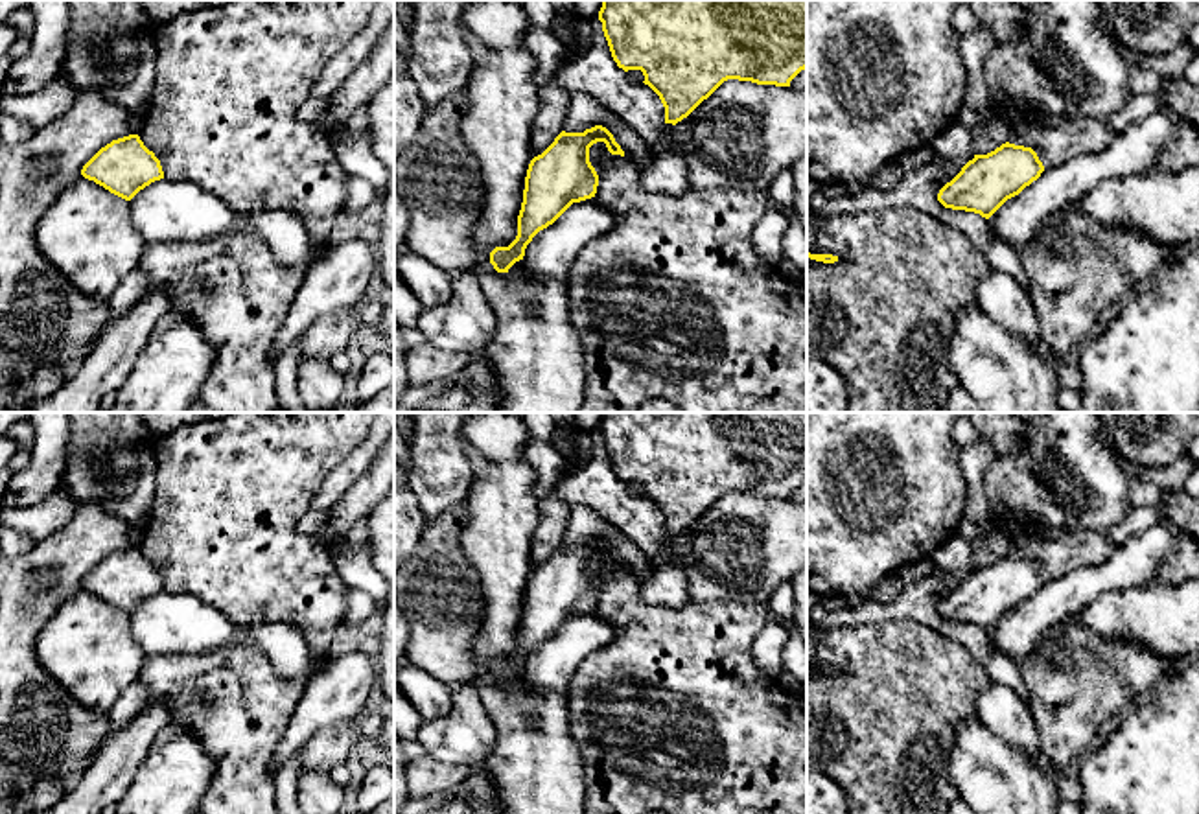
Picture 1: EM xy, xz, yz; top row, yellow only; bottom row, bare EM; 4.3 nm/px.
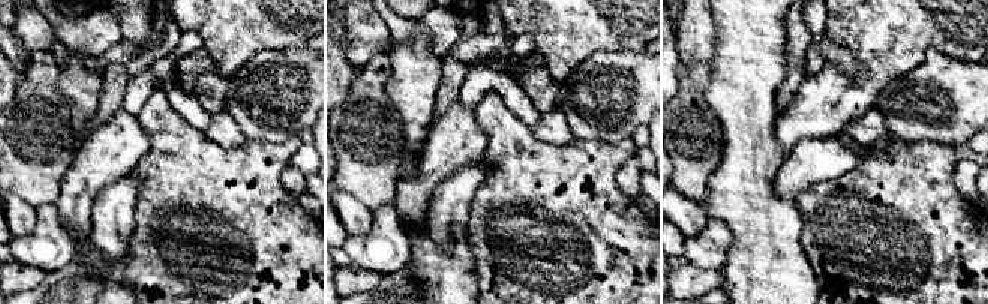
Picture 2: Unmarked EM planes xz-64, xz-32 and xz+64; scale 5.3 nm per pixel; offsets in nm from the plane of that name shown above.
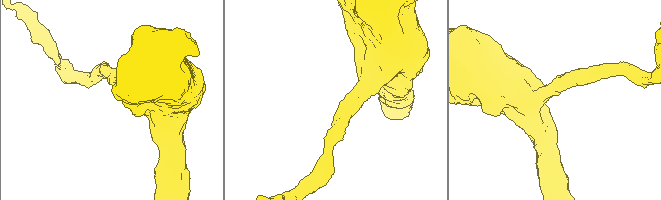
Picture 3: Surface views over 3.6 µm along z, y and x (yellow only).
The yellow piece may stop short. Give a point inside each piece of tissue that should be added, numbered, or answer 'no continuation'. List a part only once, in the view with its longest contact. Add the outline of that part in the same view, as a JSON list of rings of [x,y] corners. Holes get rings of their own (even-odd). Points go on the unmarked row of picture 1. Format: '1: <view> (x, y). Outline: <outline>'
no continuation

